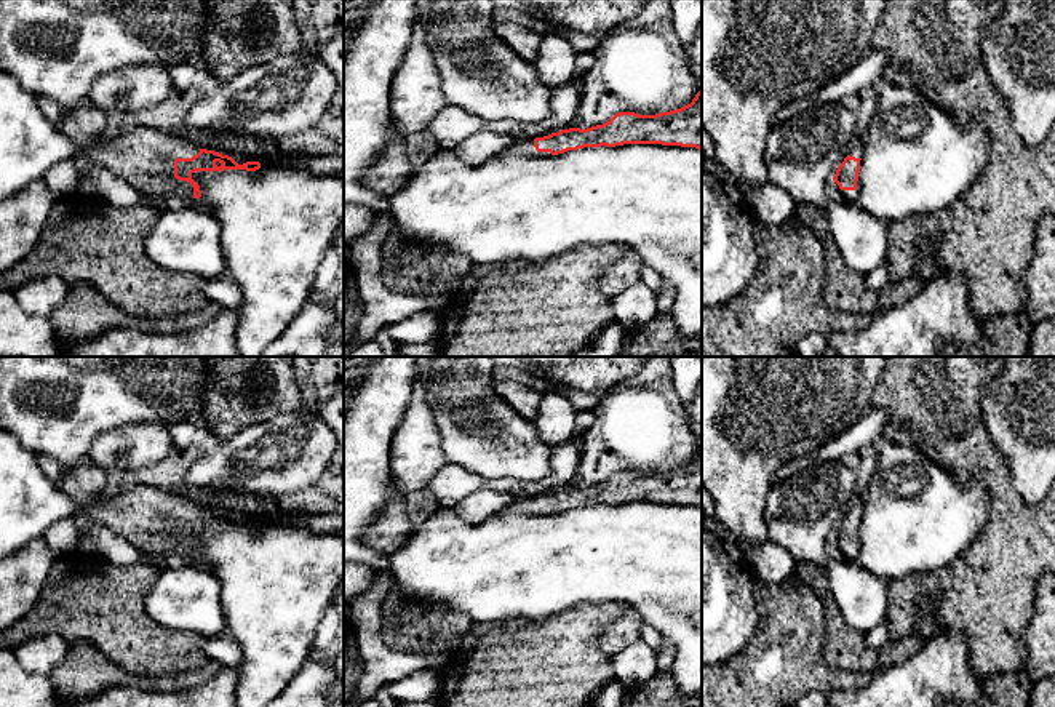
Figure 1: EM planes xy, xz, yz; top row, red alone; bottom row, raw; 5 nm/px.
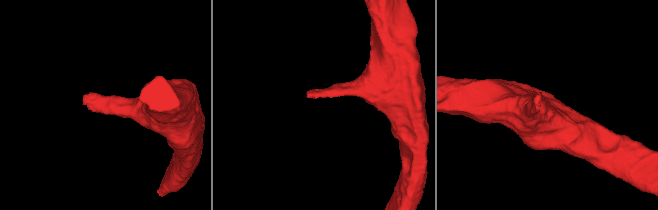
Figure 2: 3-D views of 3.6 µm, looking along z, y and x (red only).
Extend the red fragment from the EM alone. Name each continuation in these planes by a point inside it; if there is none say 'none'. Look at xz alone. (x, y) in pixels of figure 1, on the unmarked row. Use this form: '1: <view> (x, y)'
1: xz (525, 506)

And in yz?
1: yz (849, 554)

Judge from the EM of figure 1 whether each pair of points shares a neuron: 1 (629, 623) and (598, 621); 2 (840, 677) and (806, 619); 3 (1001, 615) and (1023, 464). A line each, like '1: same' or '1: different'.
1: different
2: same
3: different

